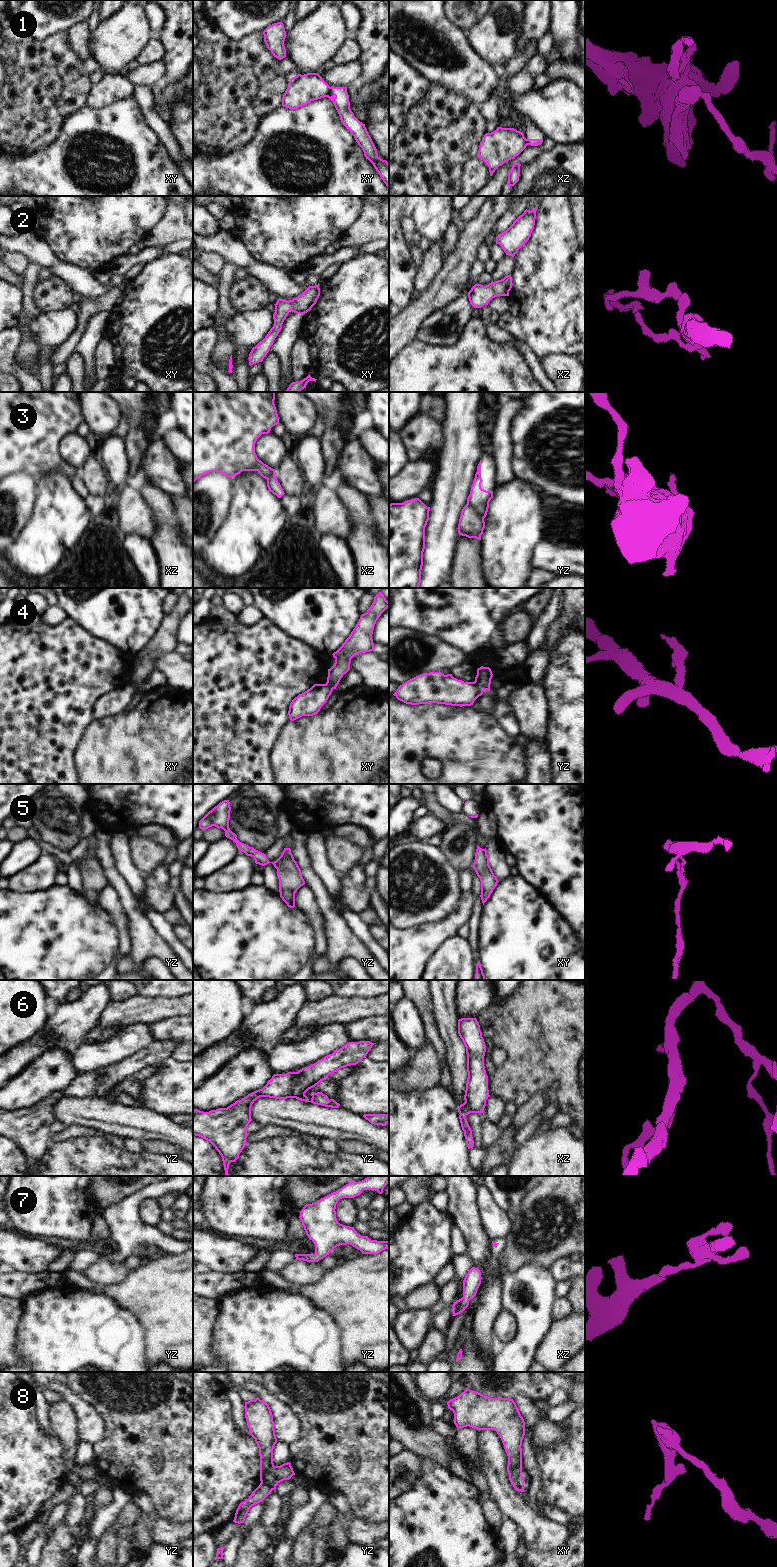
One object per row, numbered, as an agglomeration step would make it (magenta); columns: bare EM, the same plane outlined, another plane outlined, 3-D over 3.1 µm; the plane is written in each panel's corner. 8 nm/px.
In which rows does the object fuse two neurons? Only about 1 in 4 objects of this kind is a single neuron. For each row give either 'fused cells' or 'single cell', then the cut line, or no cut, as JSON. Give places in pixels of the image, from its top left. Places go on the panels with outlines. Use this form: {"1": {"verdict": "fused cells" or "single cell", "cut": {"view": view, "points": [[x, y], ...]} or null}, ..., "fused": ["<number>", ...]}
{"1": {"verdict": "fused cells", "cut": {"view": "xy", "points": [[331, 87], [326, 96]]}}, "2": {"verdict": "single cell", "cut": null}, "3": {"verdict": "fused cells", "cut": {"view": "yz", "points": [[467, 502], [483, 520]]}}, "4": {"verdict": "fused cells", "cut": {"view": "yz", "points": [[472, 682], [483, 690]]}}, "5": {"verdict": "fused cells", "cut": {"view": "xy", "points": [[483, 849], [488, 868], [497, 882]]}}, "6": {"verdict": "single cell", "cut": null}, "7": {"verdict": "single cell", "cut": null}, "8": {"verdict": "fused cells", "cut": {"view": "yz", "points": [[273, 1465], [270, 1476], [261, 1482]]}}, "fused": ["1", "3", "4", "5", "8"]}

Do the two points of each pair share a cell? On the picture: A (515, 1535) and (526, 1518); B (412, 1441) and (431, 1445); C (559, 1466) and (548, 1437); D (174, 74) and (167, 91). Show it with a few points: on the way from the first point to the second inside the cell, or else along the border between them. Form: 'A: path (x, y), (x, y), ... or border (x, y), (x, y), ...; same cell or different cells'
A: border (507, 1518), (511, 1519), (520, 1528), (523, 1537); different cells
B: path (417, 1441), (426, 1442); same cell
C: border (565, 1433), (557, 1442), (546, 1446), (533, 1446); different cells
D: border (182, 77), (172, 84), (163, 83); different cells

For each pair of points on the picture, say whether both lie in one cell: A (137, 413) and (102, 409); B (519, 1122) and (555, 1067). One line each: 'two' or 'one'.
A: two
B: two

